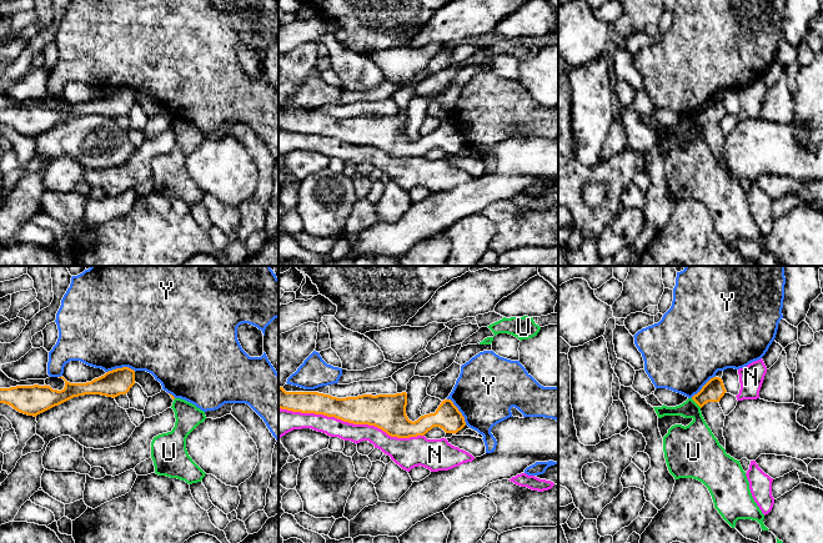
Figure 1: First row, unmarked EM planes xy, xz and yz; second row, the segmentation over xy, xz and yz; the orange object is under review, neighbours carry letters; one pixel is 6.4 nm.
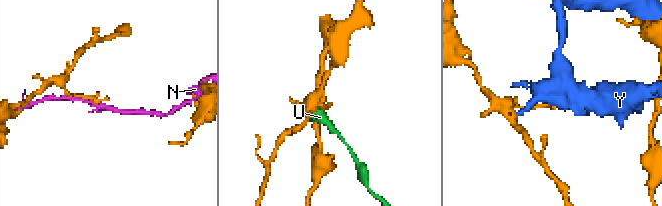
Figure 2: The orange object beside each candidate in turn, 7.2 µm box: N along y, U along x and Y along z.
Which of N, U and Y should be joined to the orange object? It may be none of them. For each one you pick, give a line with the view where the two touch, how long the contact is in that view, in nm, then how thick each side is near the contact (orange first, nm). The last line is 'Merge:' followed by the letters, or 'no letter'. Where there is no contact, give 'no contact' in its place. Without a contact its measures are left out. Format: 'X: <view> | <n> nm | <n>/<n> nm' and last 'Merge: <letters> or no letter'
Merge: no letter

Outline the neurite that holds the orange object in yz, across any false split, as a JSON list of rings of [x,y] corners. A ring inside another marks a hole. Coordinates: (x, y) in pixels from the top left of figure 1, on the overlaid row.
[[[711,378],[692,399],[702,408],[708,402],[719,402],[726,393],[722,378]]]

